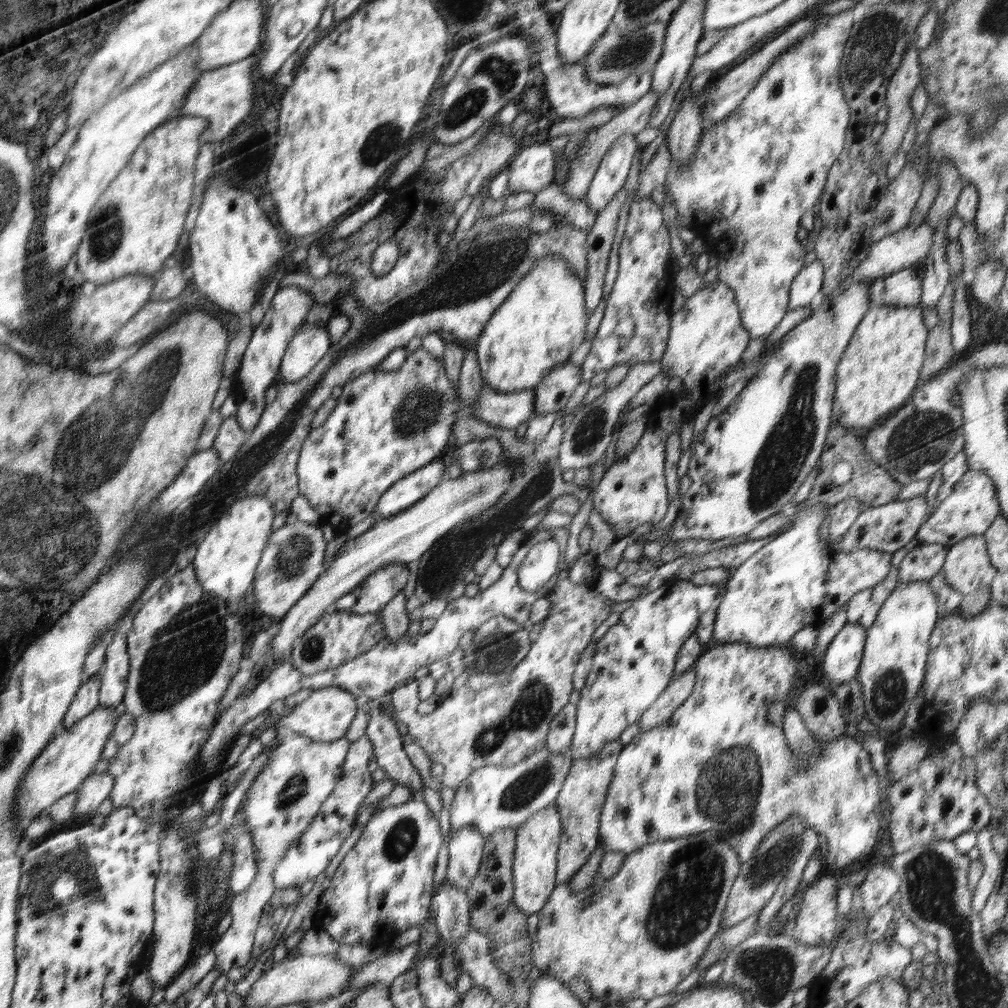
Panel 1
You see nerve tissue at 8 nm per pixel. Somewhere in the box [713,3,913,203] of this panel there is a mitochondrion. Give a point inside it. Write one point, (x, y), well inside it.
(871, 49)

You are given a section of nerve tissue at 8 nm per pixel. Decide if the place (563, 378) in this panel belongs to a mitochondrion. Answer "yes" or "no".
no

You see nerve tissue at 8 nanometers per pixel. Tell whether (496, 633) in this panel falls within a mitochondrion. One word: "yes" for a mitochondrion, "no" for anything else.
yes

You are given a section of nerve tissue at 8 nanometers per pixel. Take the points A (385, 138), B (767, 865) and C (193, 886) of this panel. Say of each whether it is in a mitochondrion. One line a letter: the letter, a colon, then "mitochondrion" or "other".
A: mitochondrion
B: mitochondrion
C: other

